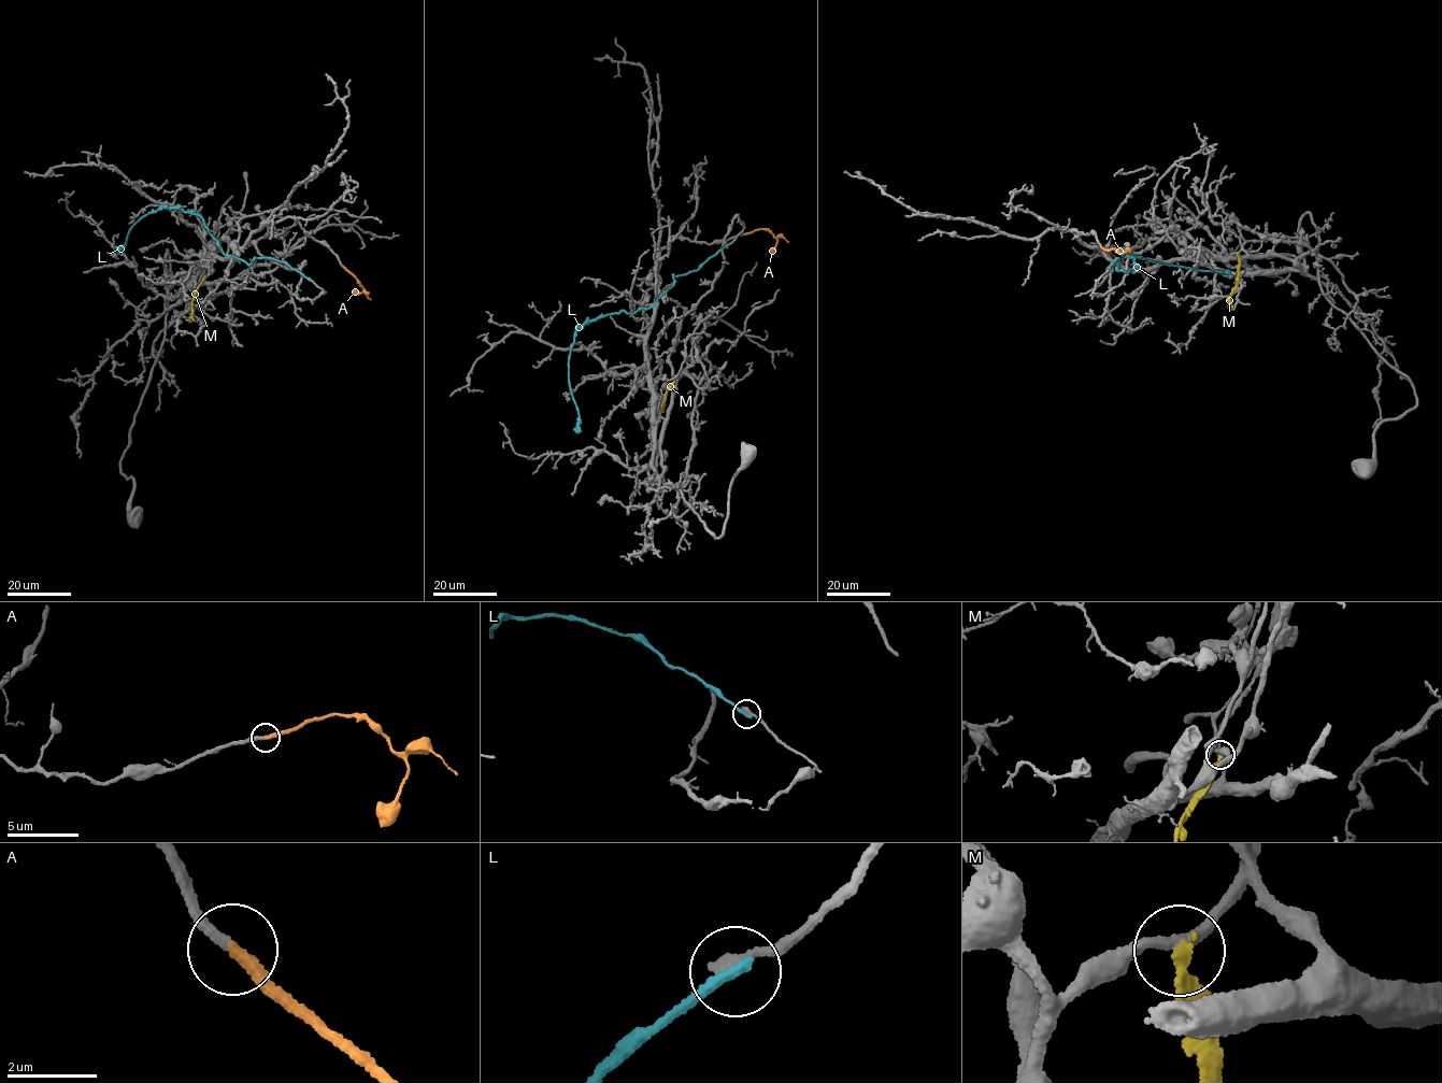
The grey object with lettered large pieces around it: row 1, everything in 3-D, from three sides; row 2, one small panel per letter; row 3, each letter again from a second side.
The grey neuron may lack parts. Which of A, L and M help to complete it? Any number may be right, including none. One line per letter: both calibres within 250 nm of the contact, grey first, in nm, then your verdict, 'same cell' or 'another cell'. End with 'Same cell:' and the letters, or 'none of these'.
A: calibres 240 and 280 nm; same cell
L: calibres 320 and 280 nm; another cell
M: calibres 240 and 280 nm; another cell
Same cell: A

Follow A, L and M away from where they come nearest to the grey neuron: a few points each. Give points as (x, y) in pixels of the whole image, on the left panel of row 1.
A: (343, 267), (363, 290), (357, 295), (353, 291)
L: (310, 280), (275, 259), (255, 258), (248, 264), (224, 253), (198, 215), (176, 208), (141, 217), (117, 250)
M: (204, 275), (195, 291), (191, 315), (185, 318)

